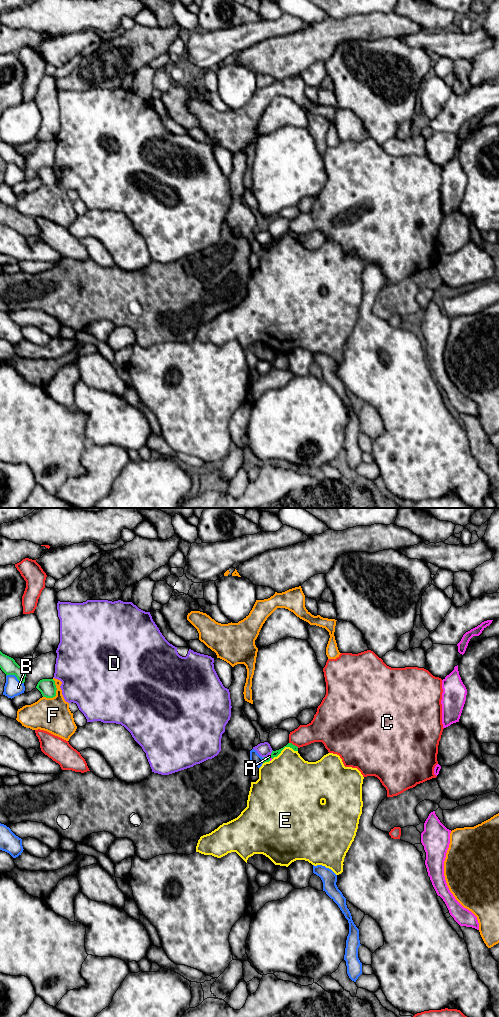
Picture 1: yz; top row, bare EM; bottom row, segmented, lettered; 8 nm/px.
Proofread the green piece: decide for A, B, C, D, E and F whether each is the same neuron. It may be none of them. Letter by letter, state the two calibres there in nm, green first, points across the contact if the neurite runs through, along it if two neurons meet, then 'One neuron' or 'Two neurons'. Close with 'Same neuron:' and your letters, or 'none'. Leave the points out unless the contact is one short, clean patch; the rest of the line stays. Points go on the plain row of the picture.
A: Thickness 50 nm (green) against 30 nm. Two neurons
B: Thickness 130 nm (green) against 150 nm. Two neurons
C: Thickness 50 nm (green) against 200 nm. Two neurons
D: Thickness 50 nm (green) against 110 nm. Two neurons
E: Thickness 50 nm (green) against 400 nm. Two neurons
F: Thickness 140 nm (green) against 280 nm. Two neurons
Same neuron: none

